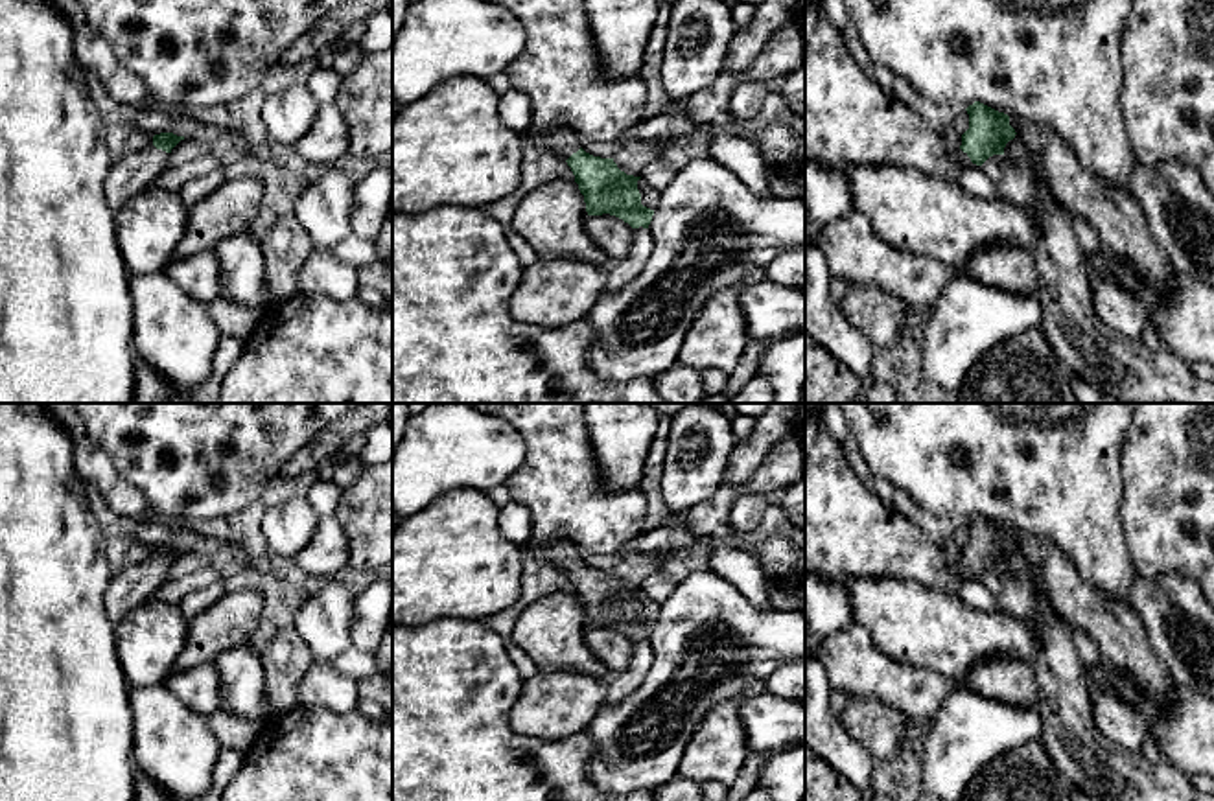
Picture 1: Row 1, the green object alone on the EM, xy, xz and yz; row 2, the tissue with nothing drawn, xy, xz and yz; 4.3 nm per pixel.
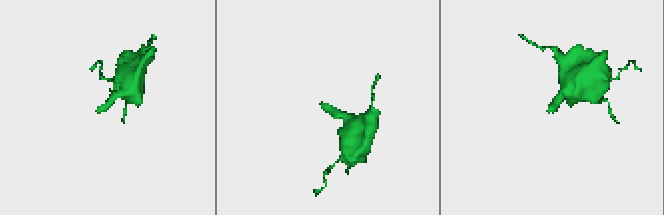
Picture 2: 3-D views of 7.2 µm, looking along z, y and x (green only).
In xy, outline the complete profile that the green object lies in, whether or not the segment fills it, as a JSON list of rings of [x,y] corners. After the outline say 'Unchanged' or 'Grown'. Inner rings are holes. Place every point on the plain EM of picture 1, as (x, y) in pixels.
[[[173,545],[153,549],[153,556],[140,563],[129,563],[111,575],[105,591],[105,609],[112,622],[153,600],[160,586],[169,578],[171,562],[184,552]]]. Grown

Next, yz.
[[[980,514],[967,521],[969,541],[962,547],[962,558],[951,565],[951,571],[962,580],[982,578],[993,567],[1004,567],[1004,560],[1015,551],[1010,528]]]. Grown

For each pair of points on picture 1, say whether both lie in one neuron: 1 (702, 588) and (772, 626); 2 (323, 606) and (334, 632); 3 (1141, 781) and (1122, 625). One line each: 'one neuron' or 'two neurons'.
1: one neuron
2: one neuron
3: two neurons

